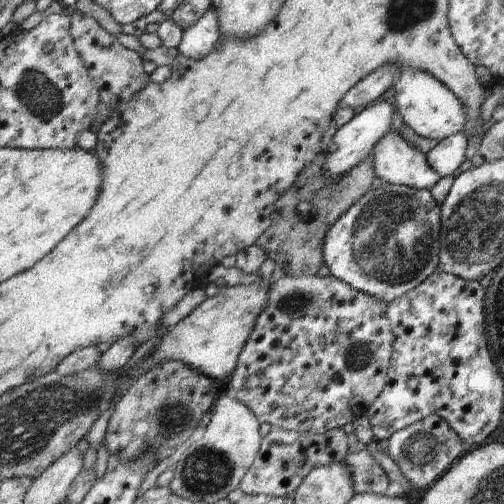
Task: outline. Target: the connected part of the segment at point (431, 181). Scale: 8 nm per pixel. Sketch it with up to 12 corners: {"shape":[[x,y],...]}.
{"shape":[[396,130],[377,140],[376,177],[429,189],[442,178]]}

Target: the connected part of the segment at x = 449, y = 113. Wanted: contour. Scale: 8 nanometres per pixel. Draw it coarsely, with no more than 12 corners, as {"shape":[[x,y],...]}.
{"shape":[[404,67],[394,85],[403,124],[421,137],[458,134],[466,115],[432,74]]}

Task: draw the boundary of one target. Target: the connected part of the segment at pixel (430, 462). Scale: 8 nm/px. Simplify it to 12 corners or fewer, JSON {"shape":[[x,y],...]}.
{"shape":[[437,414],[384,445],[417,490],[470,448]]}

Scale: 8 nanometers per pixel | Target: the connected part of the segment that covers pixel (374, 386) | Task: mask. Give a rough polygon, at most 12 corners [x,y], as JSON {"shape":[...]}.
{"shape":[[334,275],[269,286],[226,395],[322,434],[391,365],[387,303]]}

